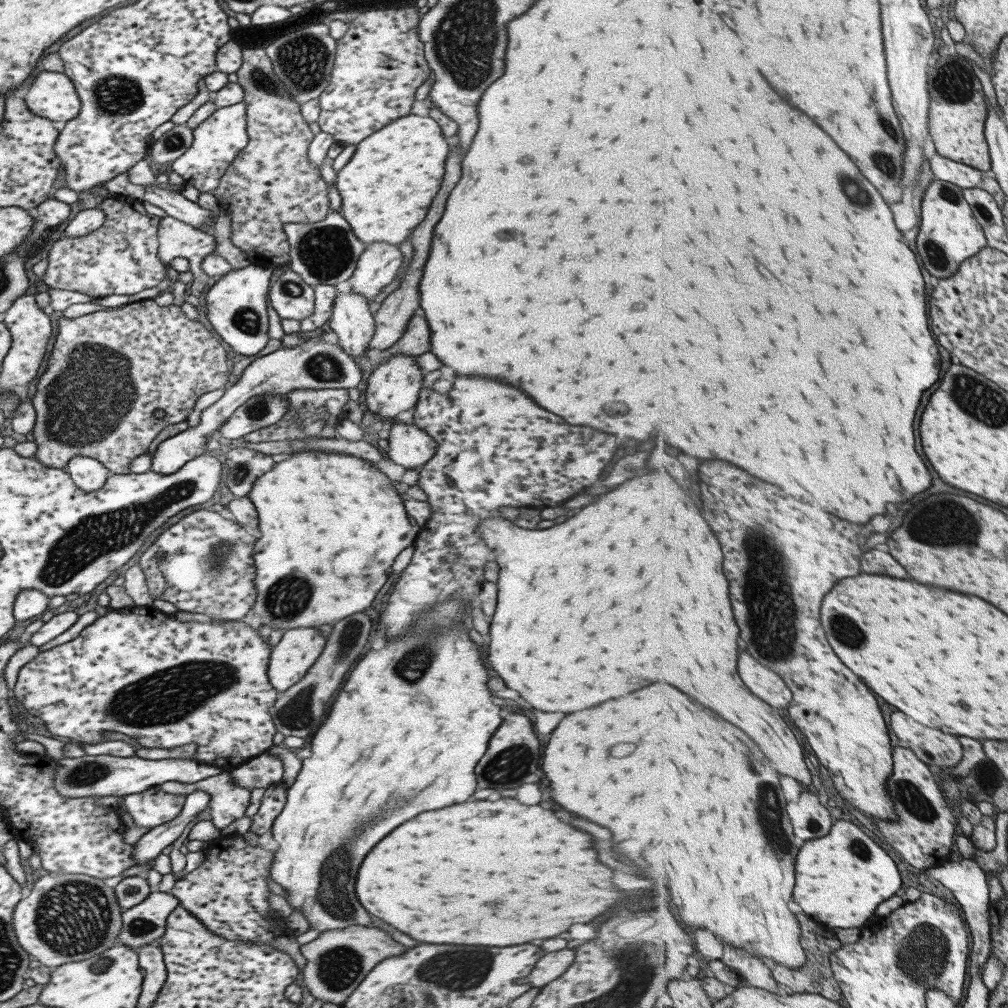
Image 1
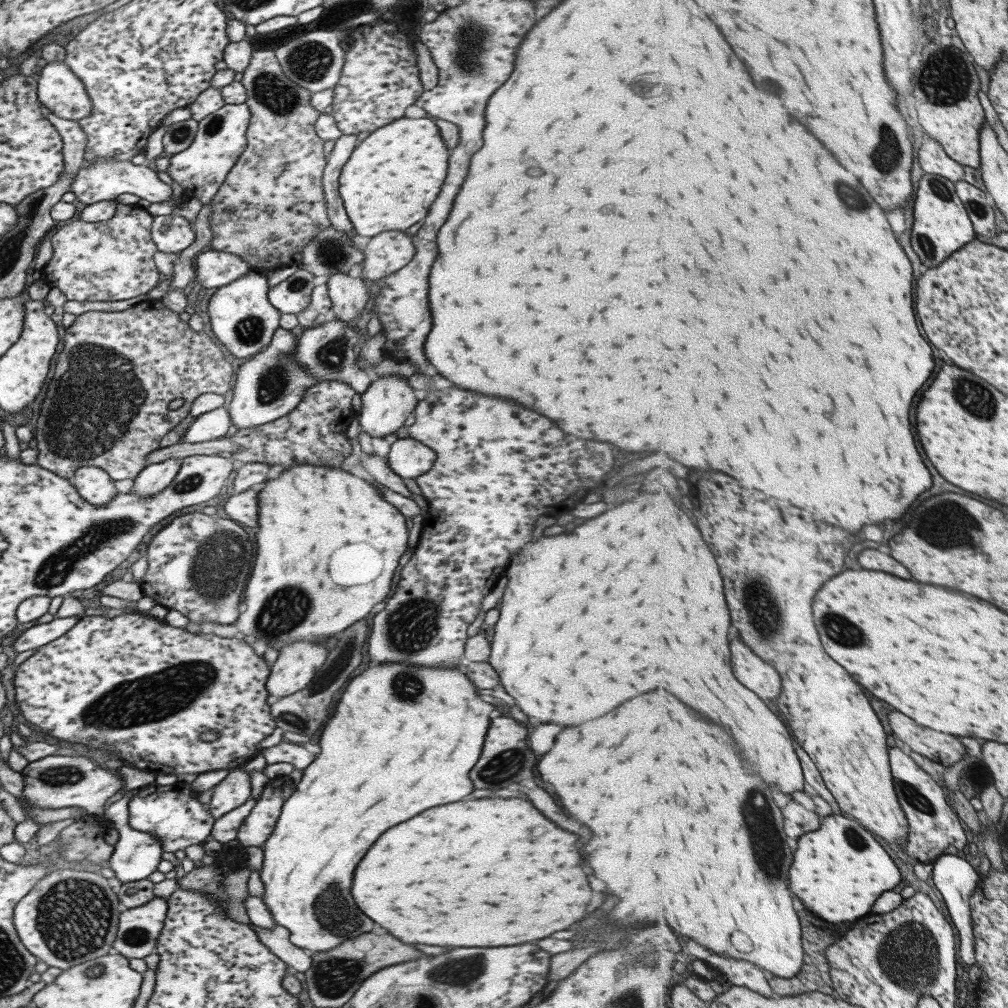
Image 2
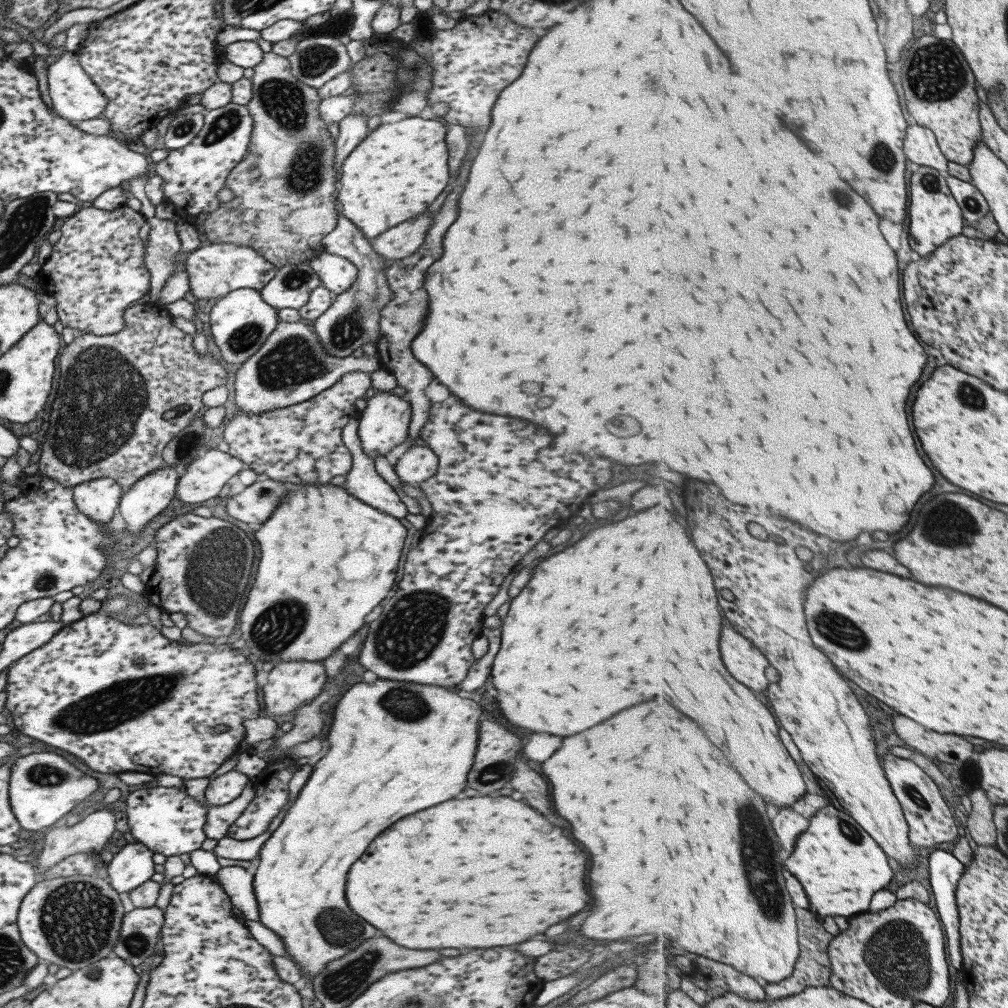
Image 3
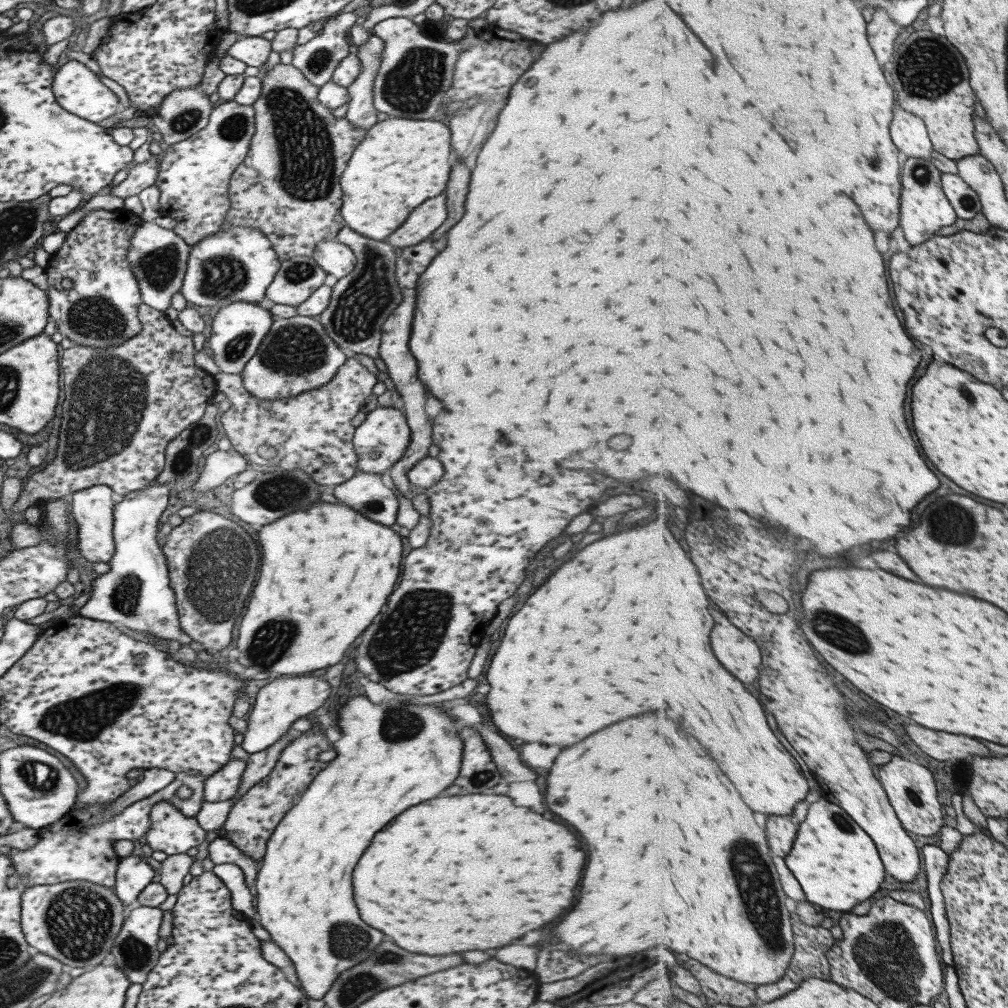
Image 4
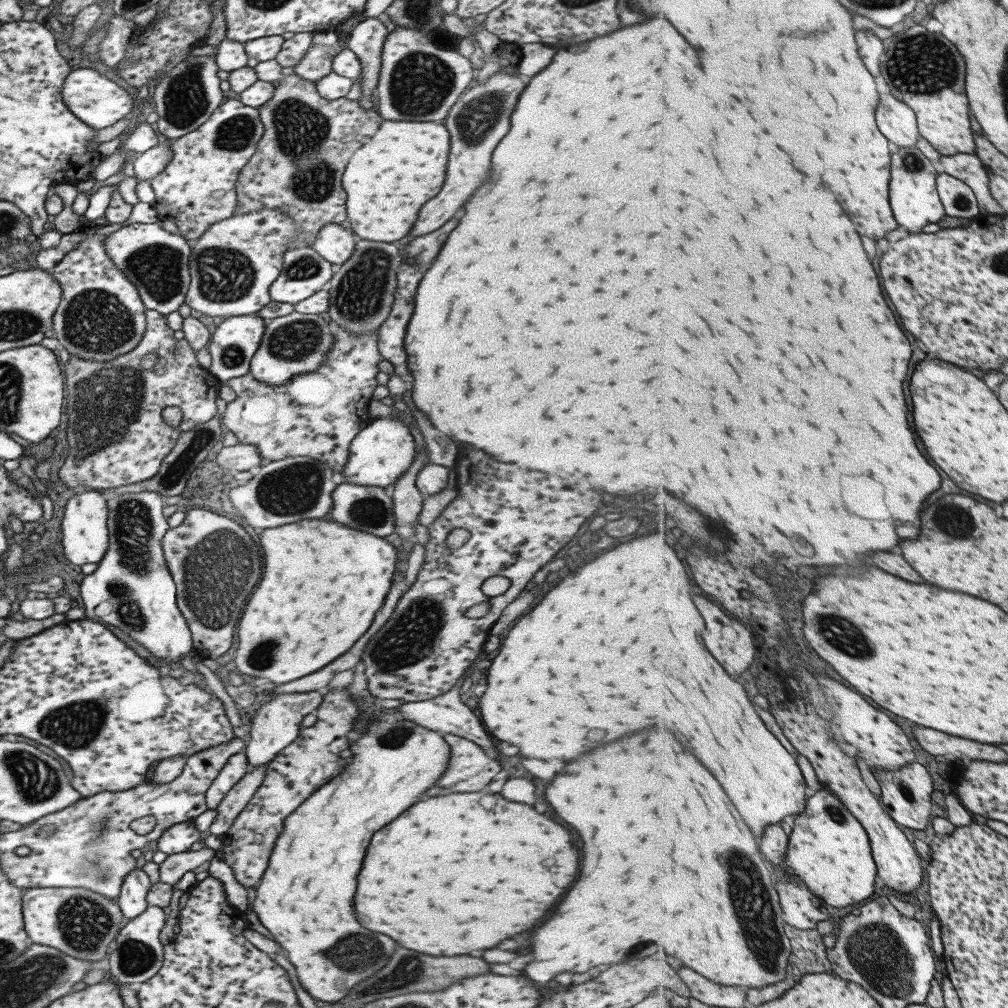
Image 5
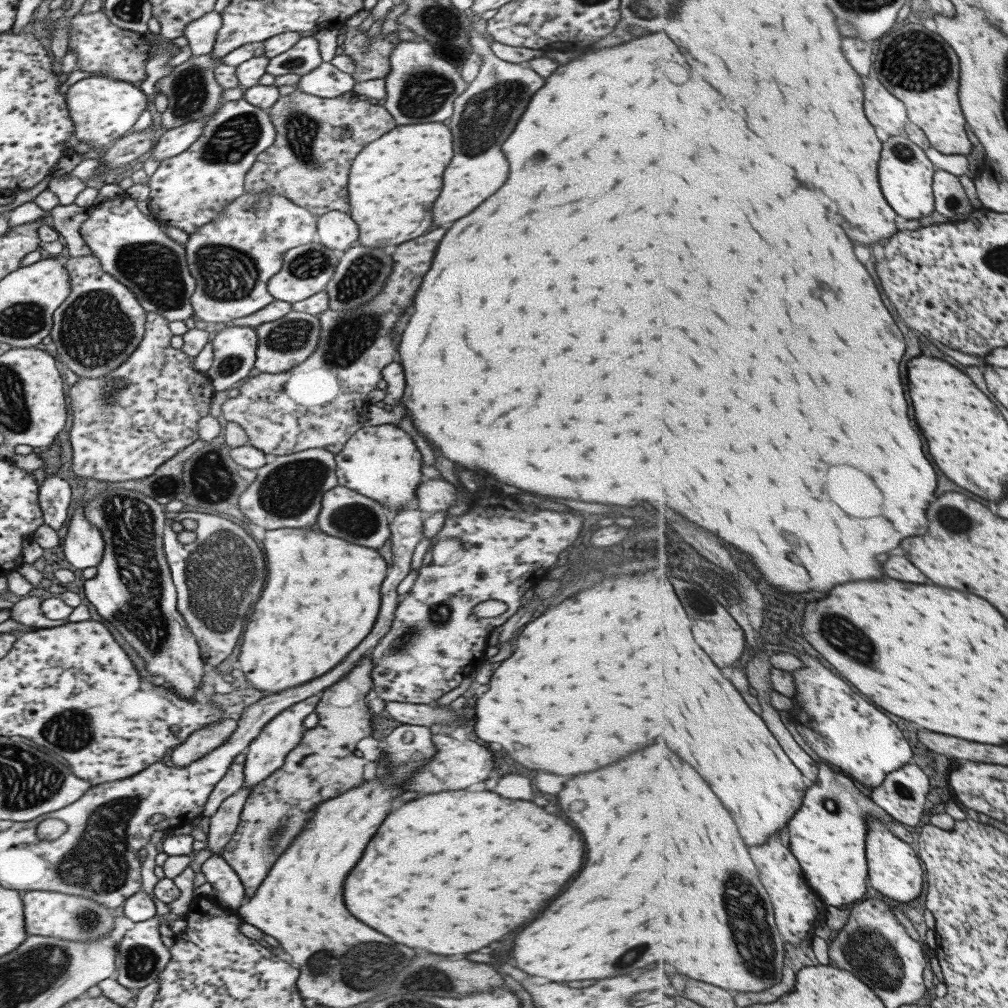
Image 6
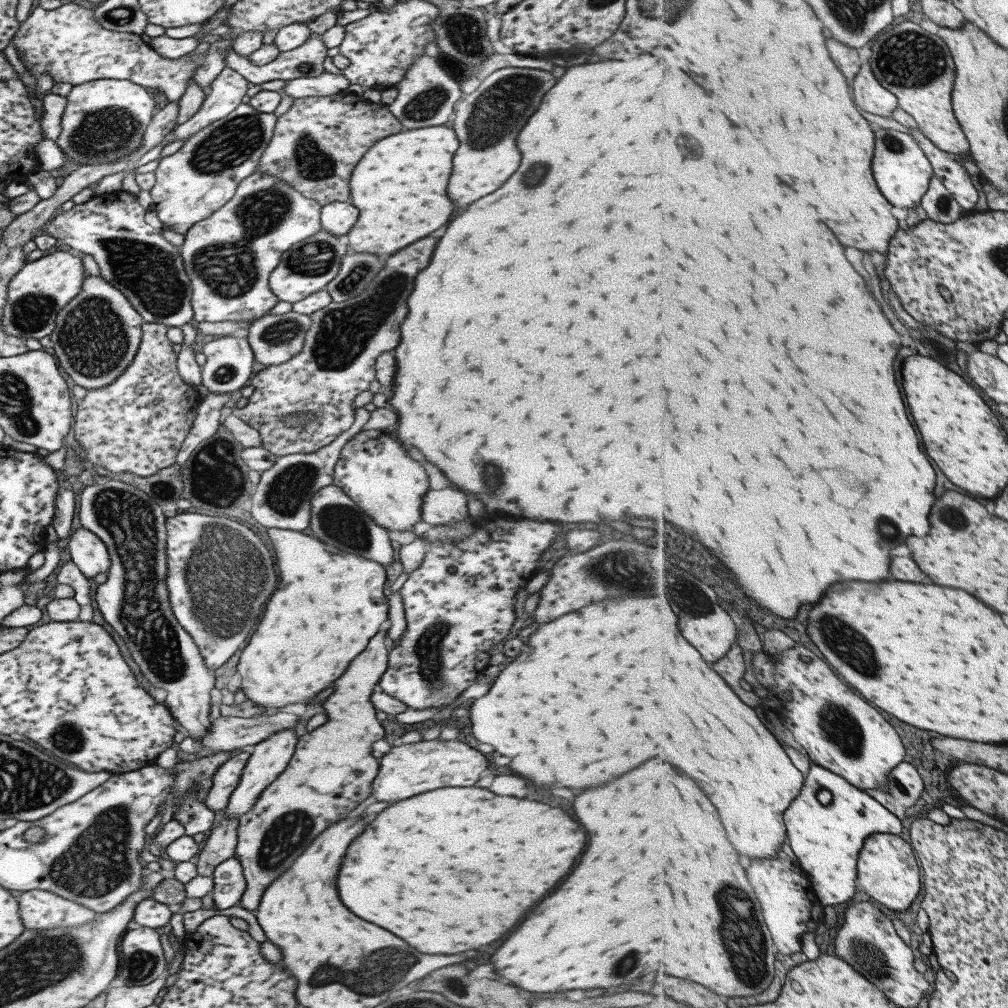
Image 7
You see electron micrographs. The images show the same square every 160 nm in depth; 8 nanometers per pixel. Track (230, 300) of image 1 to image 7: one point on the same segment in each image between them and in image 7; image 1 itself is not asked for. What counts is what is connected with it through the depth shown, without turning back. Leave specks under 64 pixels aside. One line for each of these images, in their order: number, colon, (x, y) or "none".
2: (240, 316)
3: (240, 321)
4: (236, 330)
5: (232, 344)
6: (233, 348)
7: (229, 359)

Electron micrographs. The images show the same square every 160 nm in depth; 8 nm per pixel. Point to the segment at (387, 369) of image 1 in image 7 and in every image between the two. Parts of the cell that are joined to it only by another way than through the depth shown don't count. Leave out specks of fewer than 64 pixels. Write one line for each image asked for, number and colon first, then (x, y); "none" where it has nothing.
2: (387, 403)
3: (383, 423)
4: (381, 438)
5: (381, 451)
6: (381, 462)
7: (373, 470)

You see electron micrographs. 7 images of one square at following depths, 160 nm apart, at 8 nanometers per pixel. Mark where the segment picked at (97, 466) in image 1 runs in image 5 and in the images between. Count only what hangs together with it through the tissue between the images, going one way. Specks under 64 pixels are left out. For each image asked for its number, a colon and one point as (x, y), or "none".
2: (94, 485)
3: (98, 499)
4: (90, 509)
5: (84, 539)

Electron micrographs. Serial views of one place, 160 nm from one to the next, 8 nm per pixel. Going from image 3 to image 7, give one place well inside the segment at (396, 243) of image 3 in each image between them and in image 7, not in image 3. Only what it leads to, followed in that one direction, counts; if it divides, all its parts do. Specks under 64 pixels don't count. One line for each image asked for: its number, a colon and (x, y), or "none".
4: (419, 224)
5: (477, 121)
6: (486, 112)
7: (486, 121)

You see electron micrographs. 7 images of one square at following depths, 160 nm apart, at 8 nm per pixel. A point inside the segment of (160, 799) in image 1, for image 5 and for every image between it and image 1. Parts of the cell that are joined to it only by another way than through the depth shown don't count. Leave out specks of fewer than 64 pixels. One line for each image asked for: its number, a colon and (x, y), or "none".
2: (172, 814)
3: (167, 820)
4: (169, 831)
5: (177, 838)

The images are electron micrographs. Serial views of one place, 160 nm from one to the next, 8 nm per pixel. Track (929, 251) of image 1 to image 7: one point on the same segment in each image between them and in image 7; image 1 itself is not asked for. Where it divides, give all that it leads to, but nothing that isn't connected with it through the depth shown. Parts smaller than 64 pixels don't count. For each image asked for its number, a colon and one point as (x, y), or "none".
2: (942, 225)
3: (936, 216)
4: (926, 208)
5: (916, 201)
6: (907, 173)
7: (903, 169)

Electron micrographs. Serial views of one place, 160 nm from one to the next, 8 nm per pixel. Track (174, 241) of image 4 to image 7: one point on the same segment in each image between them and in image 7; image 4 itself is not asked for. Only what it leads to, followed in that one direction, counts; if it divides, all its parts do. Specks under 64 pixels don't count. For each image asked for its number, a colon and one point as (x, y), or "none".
5: (156, 261)
6: (135, 251)
7: (132, 256)

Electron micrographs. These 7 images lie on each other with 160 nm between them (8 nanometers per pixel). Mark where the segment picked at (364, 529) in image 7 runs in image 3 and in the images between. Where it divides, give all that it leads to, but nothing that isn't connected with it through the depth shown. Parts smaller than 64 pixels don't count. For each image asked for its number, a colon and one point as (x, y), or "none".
3: (361, 480)
4: (364, 492)
5: (367, 508)
6: (344, 513)

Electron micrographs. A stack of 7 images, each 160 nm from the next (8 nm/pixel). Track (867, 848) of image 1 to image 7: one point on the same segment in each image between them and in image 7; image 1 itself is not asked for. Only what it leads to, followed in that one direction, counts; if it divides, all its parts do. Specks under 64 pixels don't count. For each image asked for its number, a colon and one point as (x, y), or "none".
2: (840, 871)
3: (841, 866)
4: (837, 862)
5: (831, 853)
6: (831, 847)
7: (827, 839)

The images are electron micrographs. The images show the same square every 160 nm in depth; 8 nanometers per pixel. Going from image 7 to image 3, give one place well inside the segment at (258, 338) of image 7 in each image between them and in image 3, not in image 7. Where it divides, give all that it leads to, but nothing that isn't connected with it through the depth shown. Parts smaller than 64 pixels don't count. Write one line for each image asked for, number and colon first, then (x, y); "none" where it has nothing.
3: (290, 366)
4: (295, 356)
5: (291, 345)
6: (282, 344)

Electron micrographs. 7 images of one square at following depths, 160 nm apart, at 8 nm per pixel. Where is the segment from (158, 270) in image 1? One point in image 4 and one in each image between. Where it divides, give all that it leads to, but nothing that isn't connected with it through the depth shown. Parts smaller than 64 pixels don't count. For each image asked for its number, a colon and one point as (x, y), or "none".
2: (109, 260)
3: (96, 269)
4: (99, 310)

